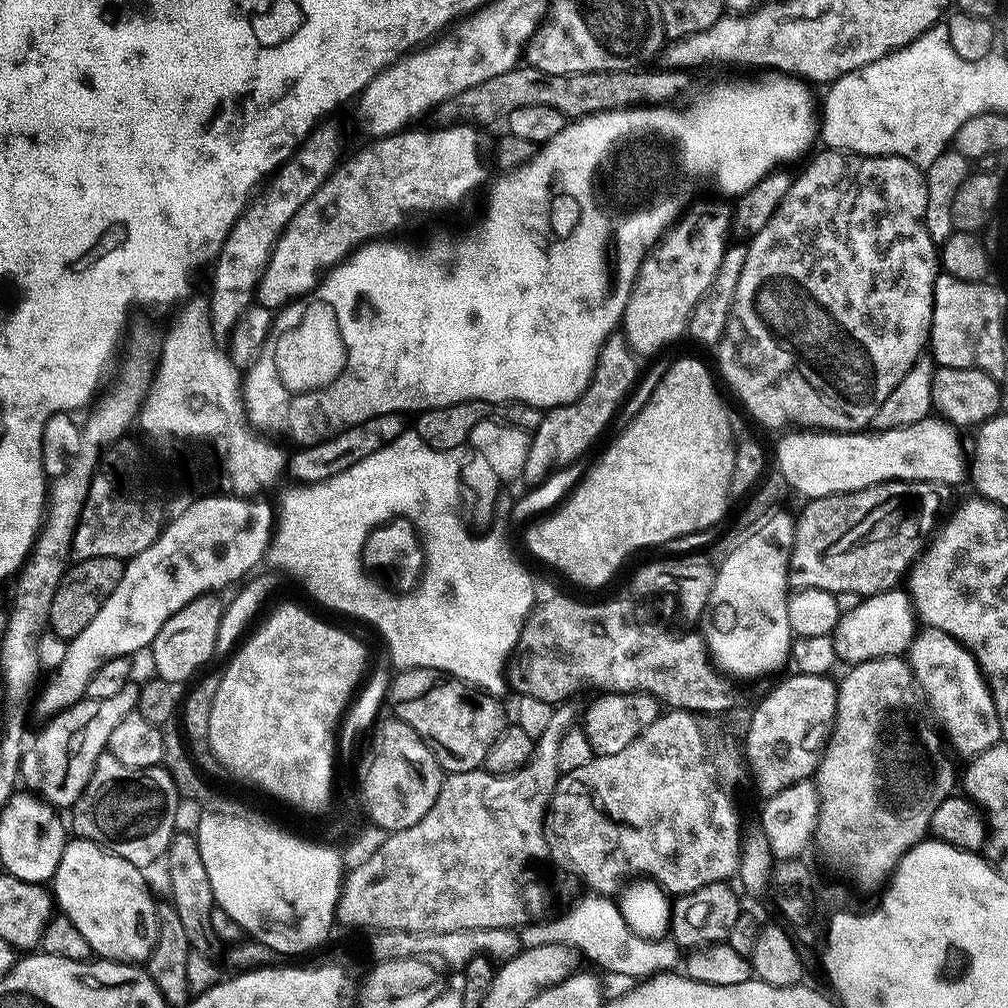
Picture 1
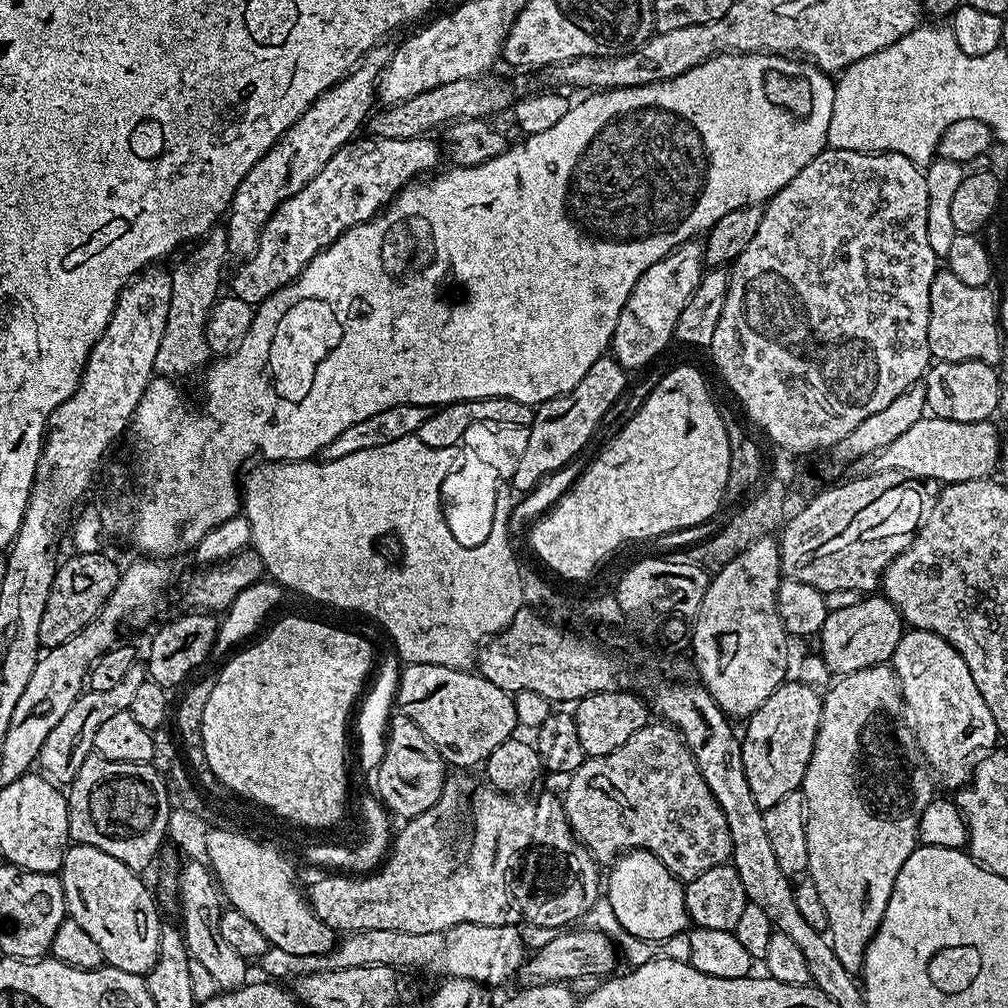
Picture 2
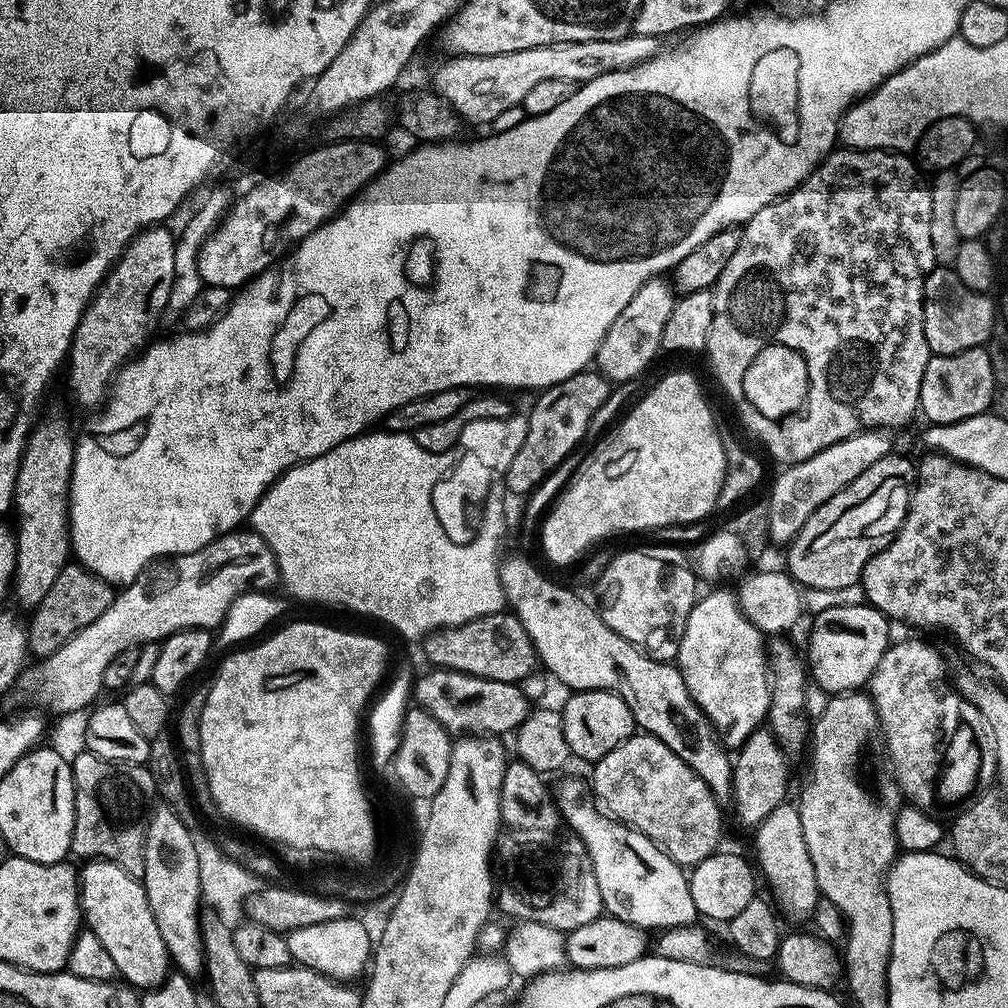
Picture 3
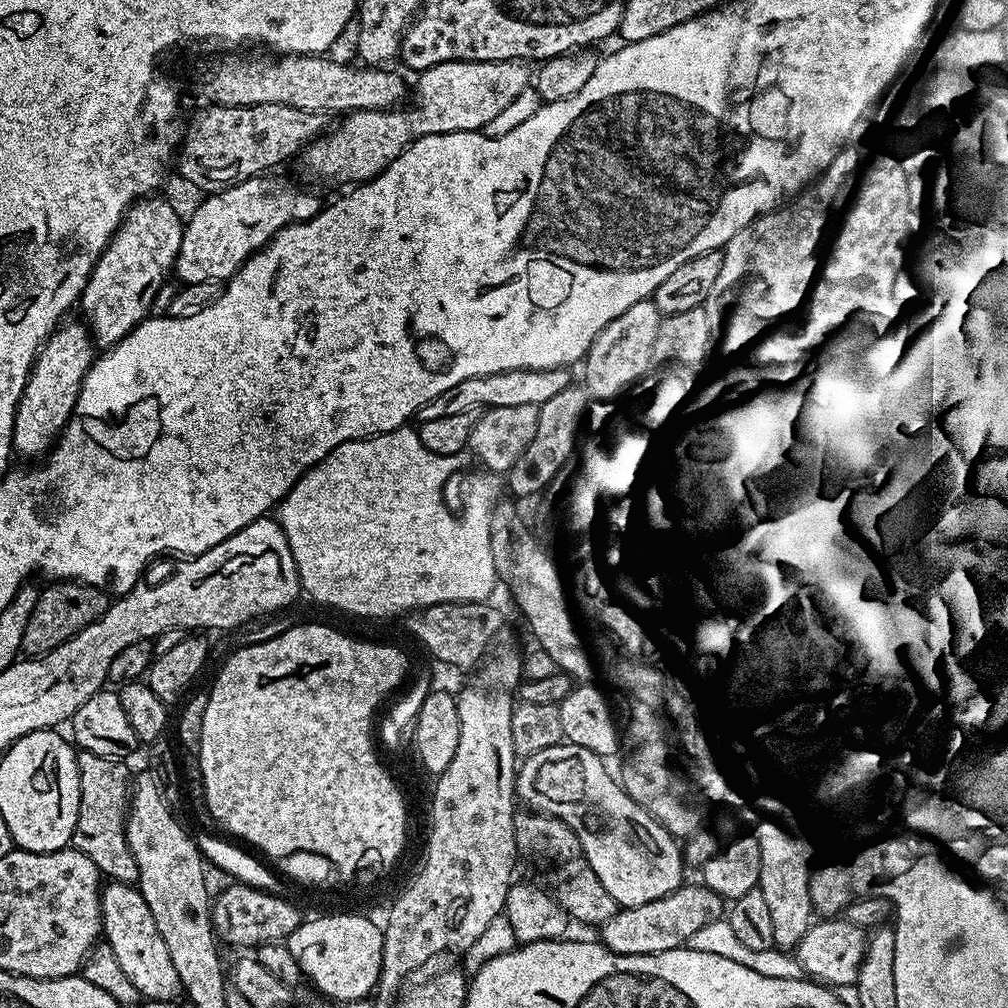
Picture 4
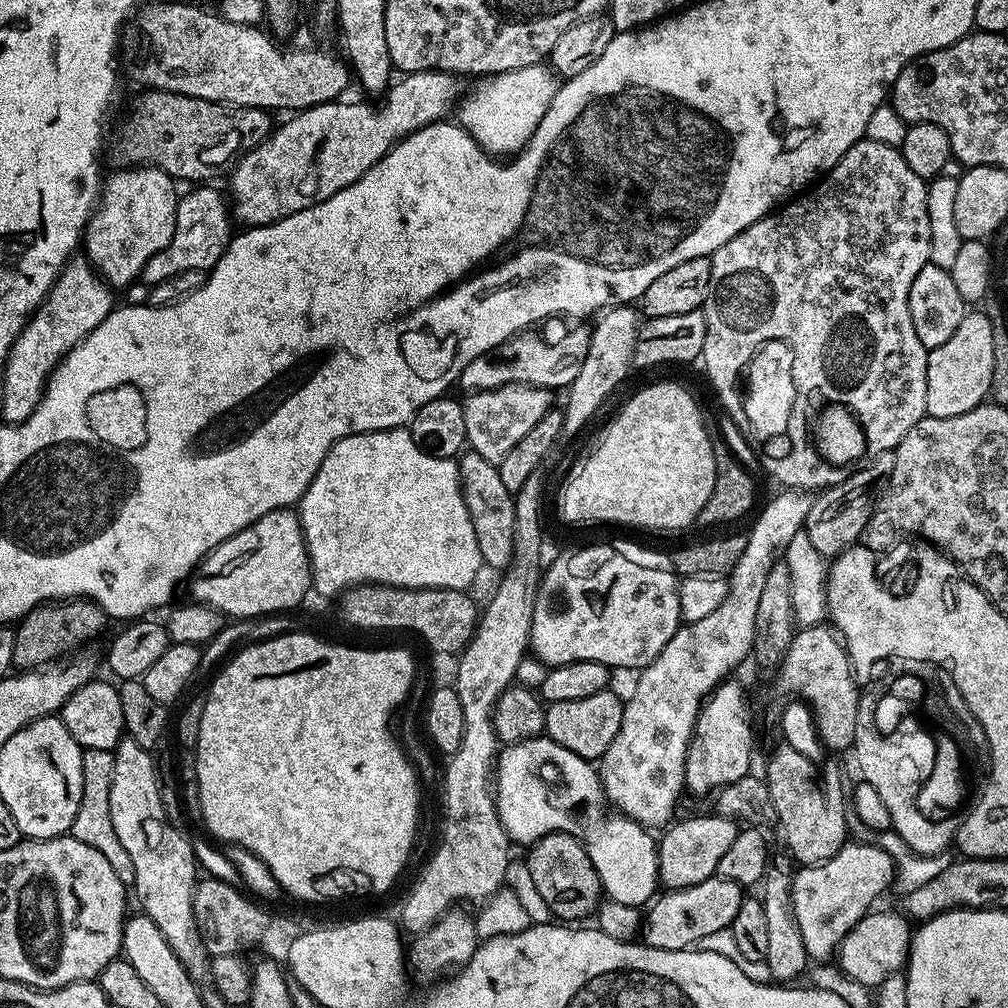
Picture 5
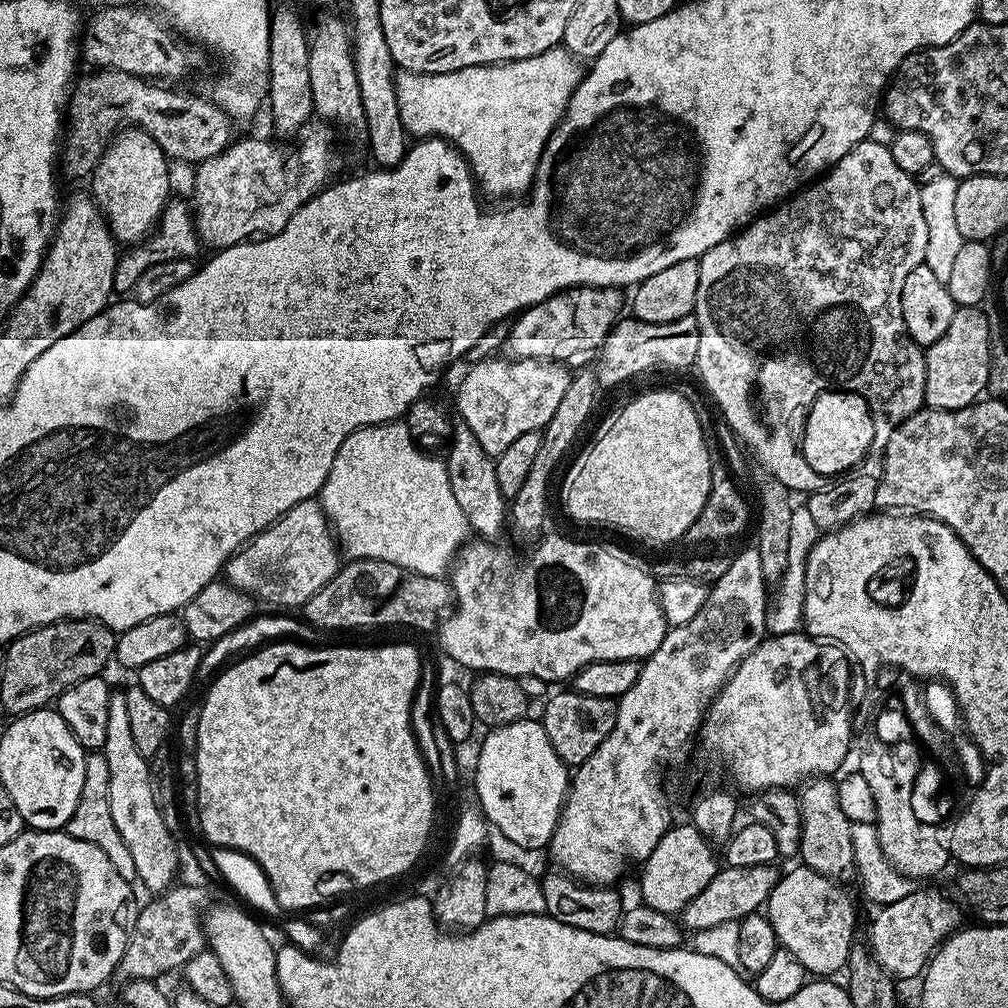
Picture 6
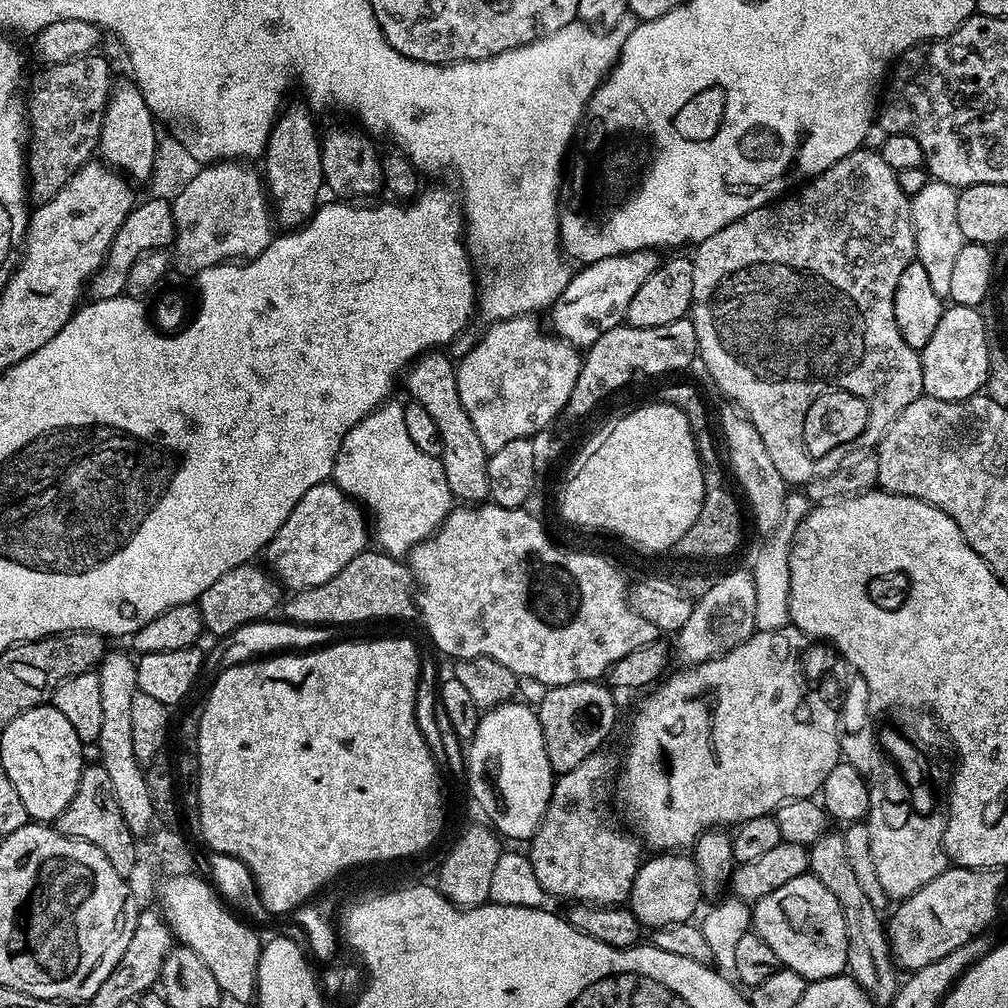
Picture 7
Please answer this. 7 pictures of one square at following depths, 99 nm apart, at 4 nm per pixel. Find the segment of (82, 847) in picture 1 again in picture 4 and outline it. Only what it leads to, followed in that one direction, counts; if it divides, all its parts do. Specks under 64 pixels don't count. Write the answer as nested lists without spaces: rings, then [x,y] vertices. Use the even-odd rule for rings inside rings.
[[[105,883],[100,893],[100,922],[103,939],[114,950],[118,966],[122,966],[126,978],[134,982],[144,1000],[175,1000],[181,995],[178,970],[170,962],[170,950],[162,942],[158,926],[154,926],[154,914],[150,914],[150,906],[146,906],[139,887]]]

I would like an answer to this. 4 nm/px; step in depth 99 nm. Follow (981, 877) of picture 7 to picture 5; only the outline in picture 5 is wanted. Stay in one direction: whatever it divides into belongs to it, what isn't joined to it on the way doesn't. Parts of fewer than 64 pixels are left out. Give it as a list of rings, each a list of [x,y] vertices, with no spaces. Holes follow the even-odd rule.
[[[869,911],[862,919],[846,934],[838,944],[840,952],[839,971],[850,979],[858,981],[867,986],[878,986],[886,978],[897,975],[908,963],[908,948],[912,945],[913,929],[910,925],[909,917],[896,912],[876,912]]]

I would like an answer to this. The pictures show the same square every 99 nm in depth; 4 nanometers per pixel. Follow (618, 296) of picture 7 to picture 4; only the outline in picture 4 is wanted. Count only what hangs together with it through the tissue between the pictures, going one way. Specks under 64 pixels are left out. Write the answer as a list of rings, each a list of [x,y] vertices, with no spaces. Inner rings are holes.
[[[547,368],[541,372],[538,370],[514,370],[513,372],[498,372],[493,376],[466,378],[462,382],[458,382],[458,386],[438,394],[438,398],[426,402],[418,409],[418,416],[420,420],[429,420],[430,418],[446,418],[446,414],[462,414],[462,410],[487,410],[498,406],[539,406],[550,402],[550,398],[554,398],[554,394],[558,394],[558,390],[566,390],[570,387],[568,374],[570,374],[568,368]]]

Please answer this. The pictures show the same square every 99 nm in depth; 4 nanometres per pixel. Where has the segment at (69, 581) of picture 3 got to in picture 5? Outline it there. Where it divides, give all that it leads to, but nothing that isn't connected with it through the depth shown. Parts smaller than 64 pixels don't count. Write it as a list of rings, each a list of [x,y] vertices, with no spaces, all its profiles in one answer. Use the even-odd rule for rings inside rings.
[[[77,598],[39,604],[34,610],[27,612],[23,620],[15,625],[16,637],[12,663],[17,669],[27,670],[59,661],[83,649],[80,647],[90,643],[107,624],[110,624],[110,618],[93,600]]]

